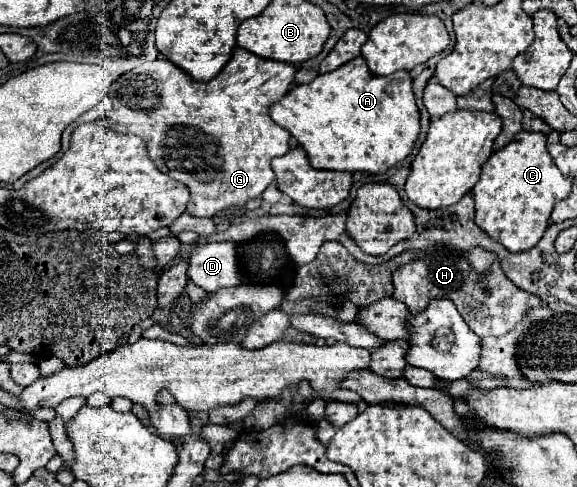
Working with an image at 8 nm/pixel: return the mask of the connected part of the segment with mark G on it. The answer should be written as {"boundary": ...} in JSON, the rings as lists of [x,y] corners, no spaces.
{"boundary":[[[240,46],[234,50],[222,72],[210,82],[196,82],[178,66],[158,58],[144,62],[140,68],[120,76],[110,86],[108,96],[112,98],[112,110],[102,116],[100,122],[110,130],[140,136],[146,142],[148,154],[156,168],[188,186],[190,202],[186,210],[192,216],[212,218],[224,208],[244,206],[248,200],[258,198],[274,182],[270,160],[290,150],[290,134],[272,122],[268,108],[290,90],[294,74],[296,68],[292,64],[258,58]]]}

